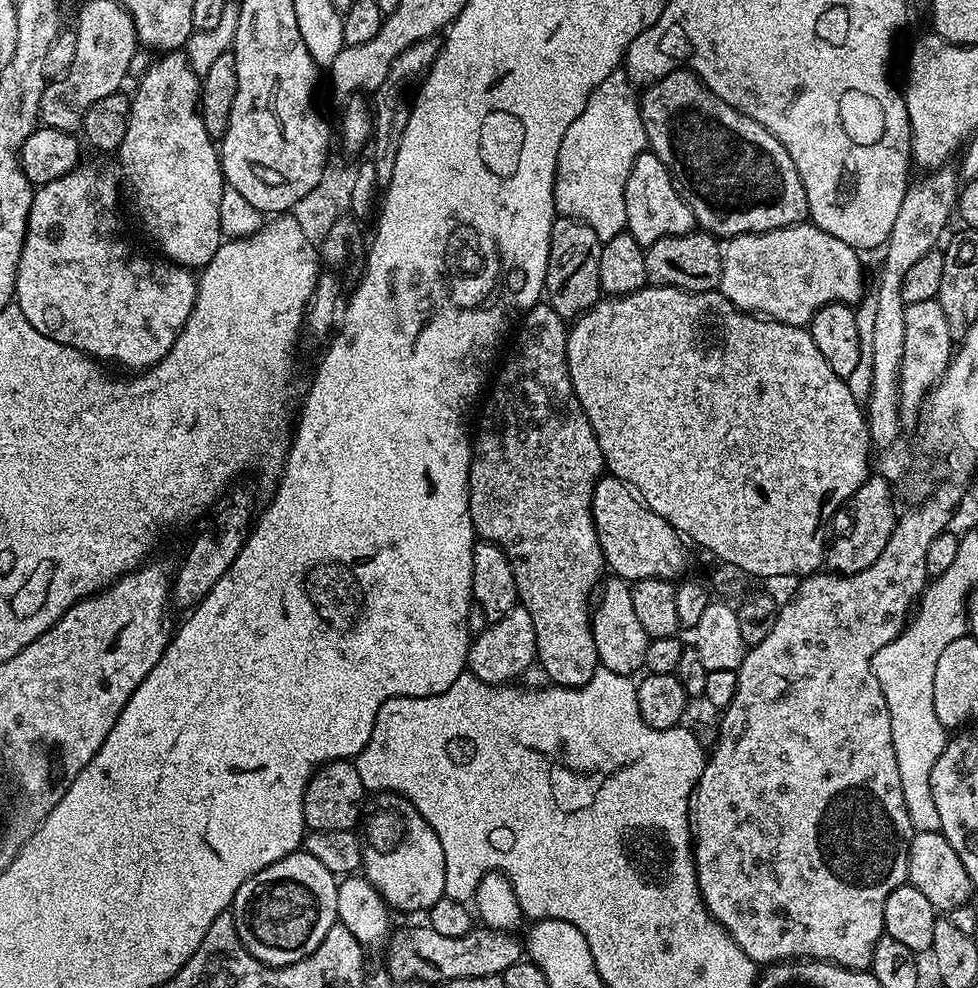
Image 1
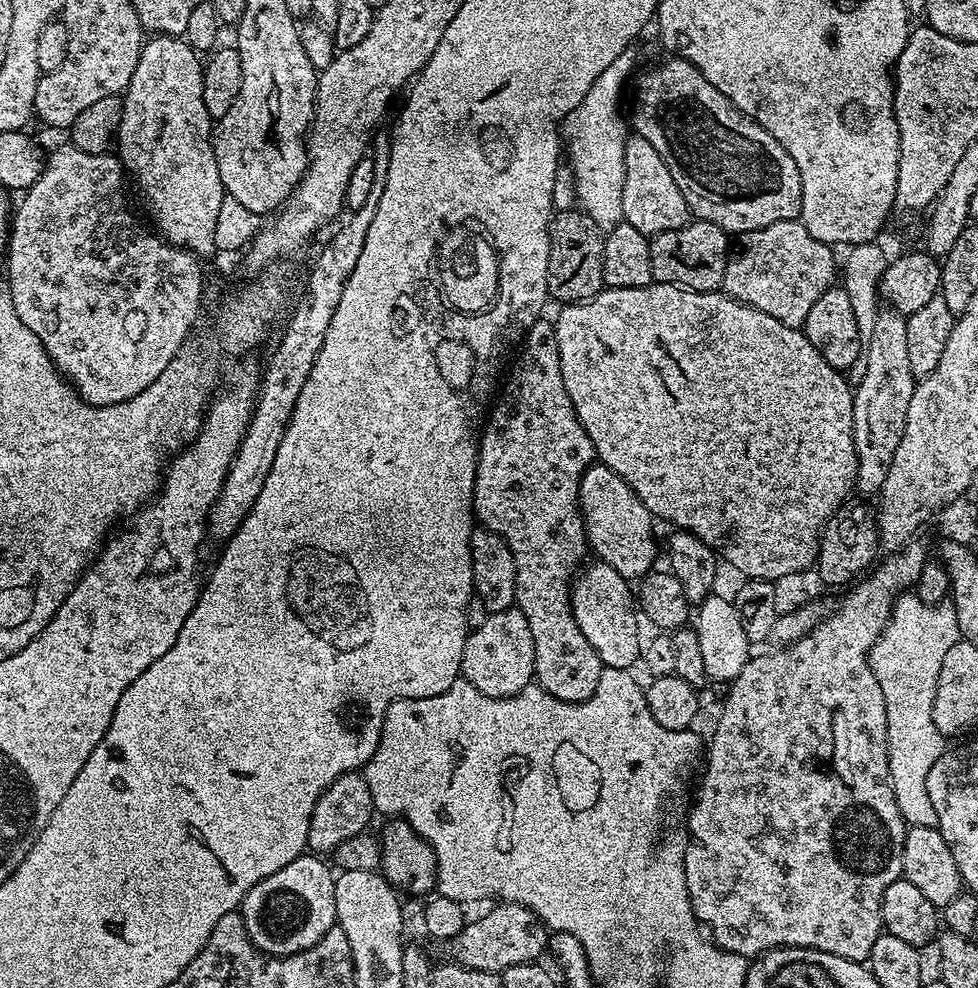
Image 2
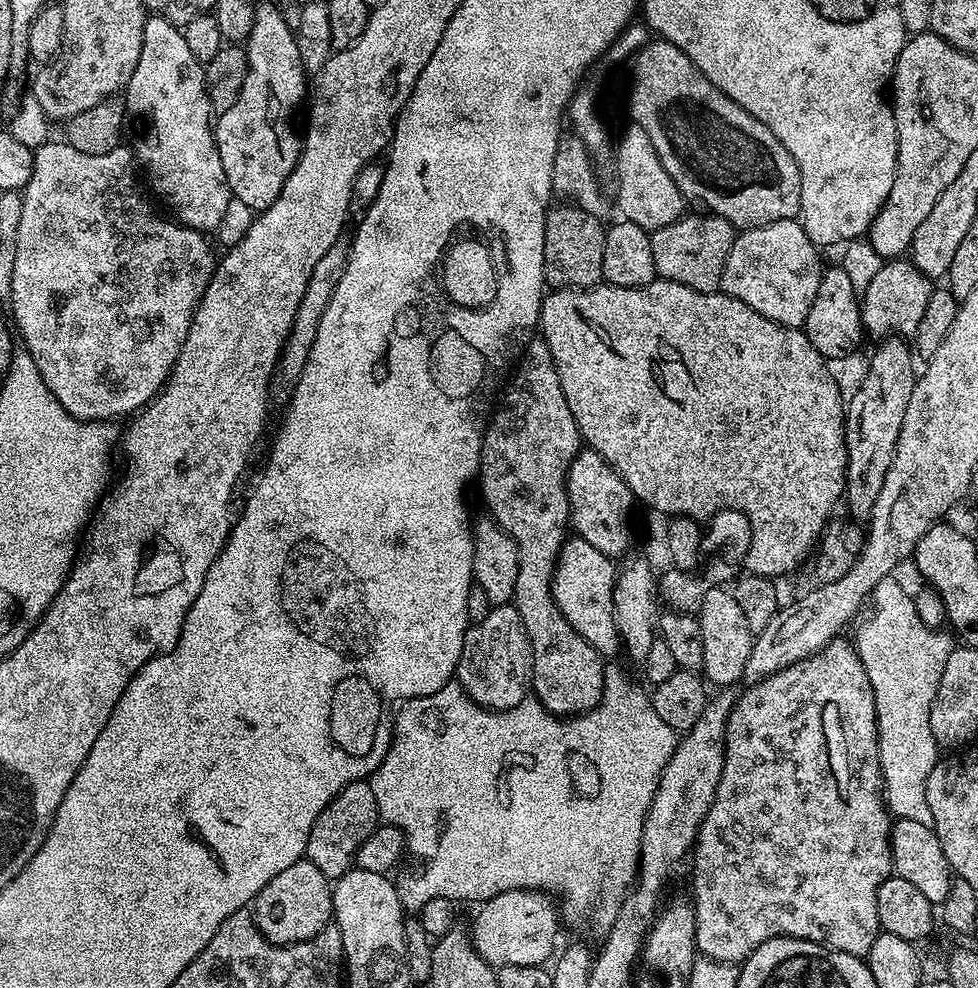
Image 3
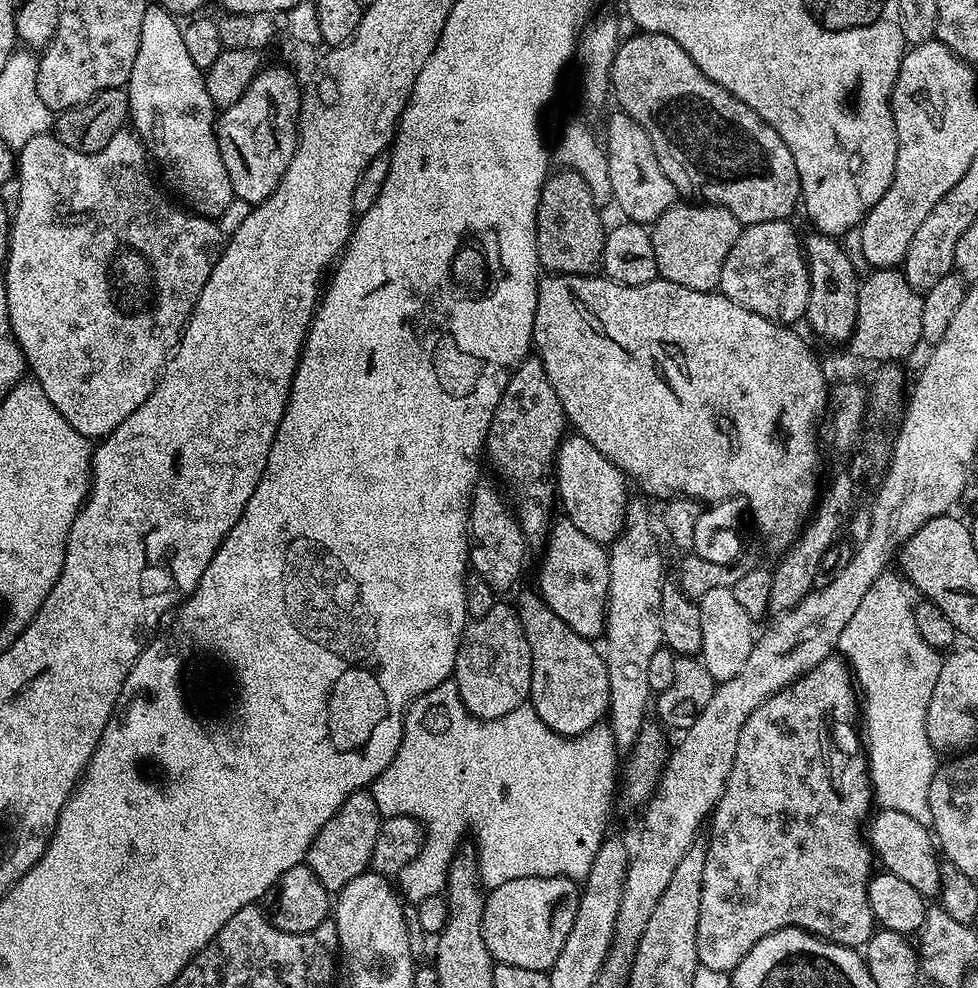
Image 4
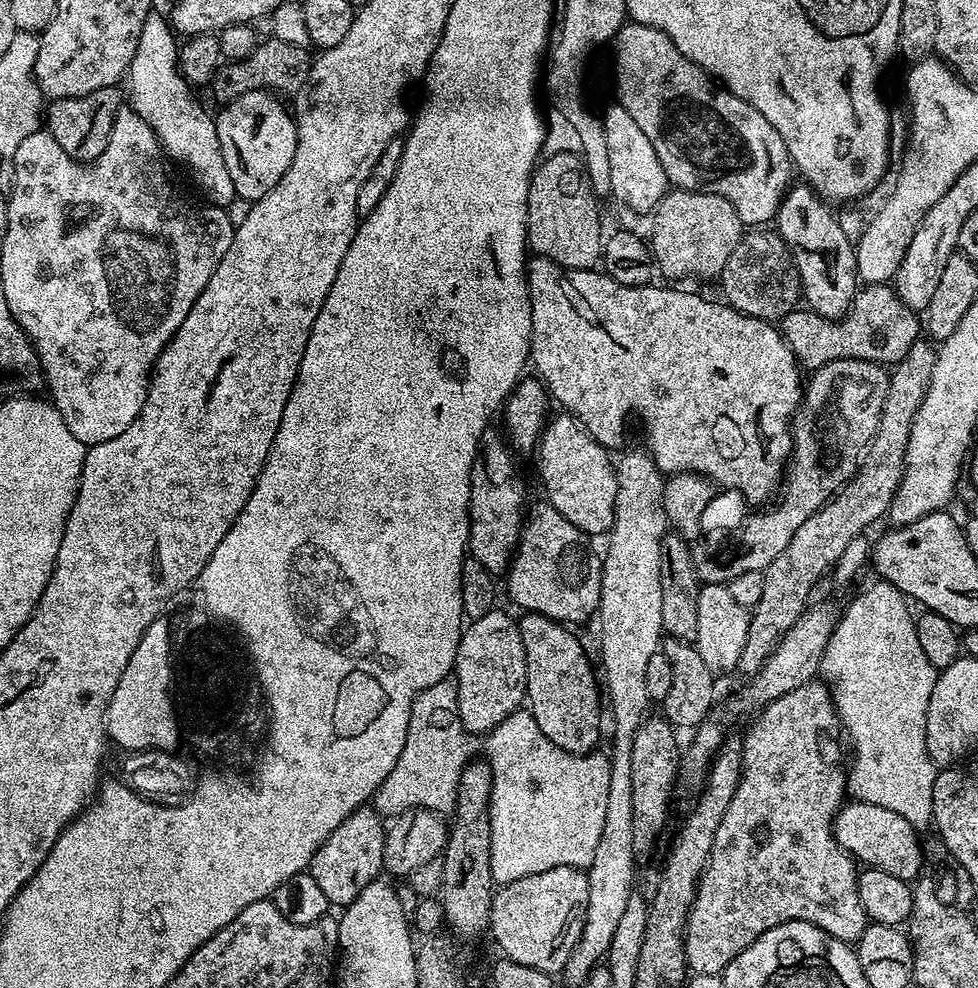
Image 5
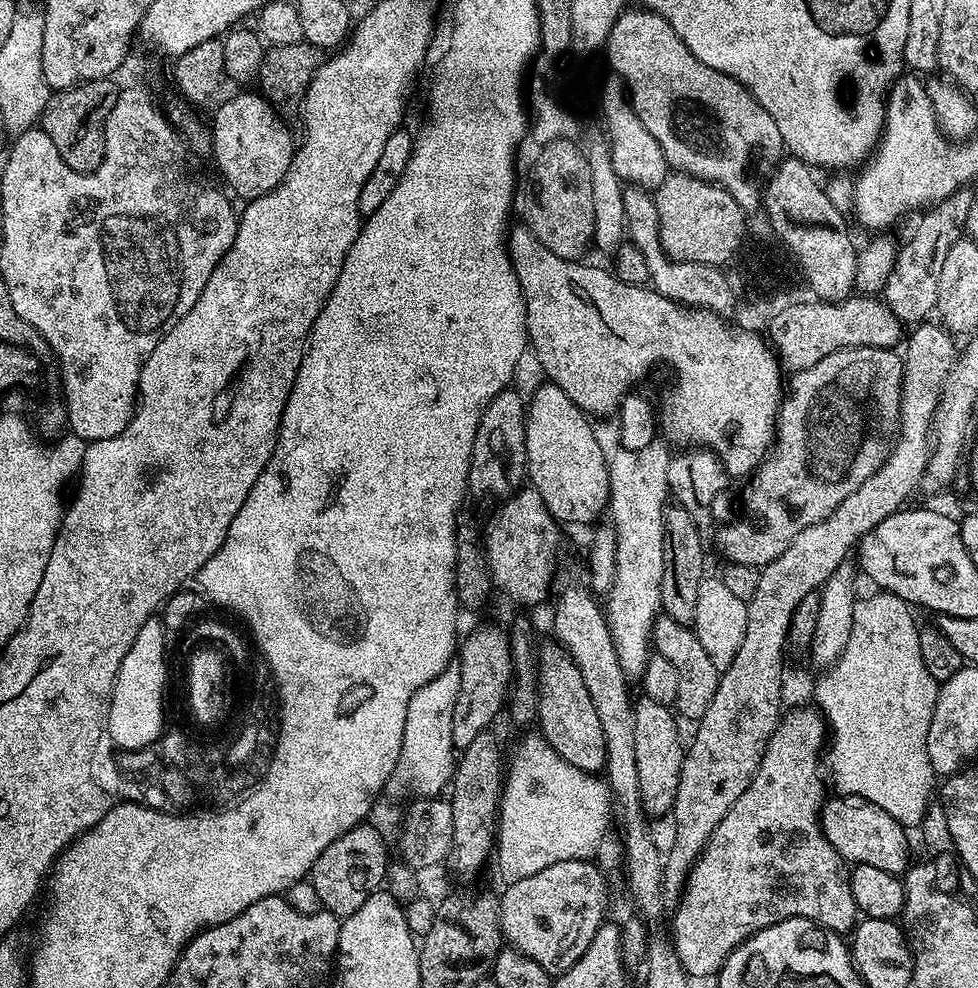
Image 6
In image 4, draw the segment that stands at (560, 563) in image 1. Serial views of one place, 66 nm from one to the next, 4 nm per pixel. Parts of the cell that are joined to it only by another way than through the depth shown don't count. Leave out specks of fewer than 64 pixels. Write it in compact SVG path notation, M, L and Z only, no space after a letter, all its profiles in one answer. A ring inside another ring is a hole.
M539 358L522 361L508 379L506 390L494 410L486 456L492 459L497 474L501 476L499 479L508 480L512 487L510 496L514 501L514 515L520 521L525 537L532 542L543 541L554 523L552 507L555 509L558 504L554 479L556 452L565 435L562 402L558 402L558 394L554 394L554 386L550 386L542 362ZM531 591L522 593L520 601L515 601L514 607L520 615L526 642L530 642L530 654L532 655L530 703L532 709L536 711L538 718L542 718L542 722L546 722L546 726L550 726L550 730L563 736L580 736L586 730L597 727L605 719L608 711L610 682L606 662L601 649L593 641L585 640L574 630L570 630L570 626L566 626L566 622L562 622L562 618L558 618L558 614L550 610L550 606L546 606L539 591Z

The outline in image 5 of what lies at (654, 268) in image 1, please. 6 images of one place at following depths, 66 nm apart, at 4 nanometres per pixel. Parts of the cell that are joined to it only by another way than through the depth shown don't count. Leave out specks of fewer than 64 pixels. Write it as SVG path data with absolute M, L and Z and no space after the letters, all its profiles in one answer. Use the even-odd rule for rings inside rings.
M685 188L669 190L650 219L652 259L656 261L659 275L669 276L672 282L719 277L746 232L746 226L738 218L738 210L734 210L726 198L713 192L691 192Z

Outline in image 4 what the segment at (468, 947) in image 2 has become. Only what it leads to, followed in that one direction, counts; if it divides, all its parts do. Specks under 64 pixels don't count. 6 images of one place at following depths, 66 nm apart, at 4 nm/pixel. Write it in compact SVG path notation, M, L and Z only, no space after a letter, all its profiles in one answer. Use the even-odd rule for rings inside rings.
M571 876L514 878L514 882L502 882L502 886L491 889L484 897L482 942L486 942L493 961L547 972L558 962L566 934L574 926L581 891L581 885Z

